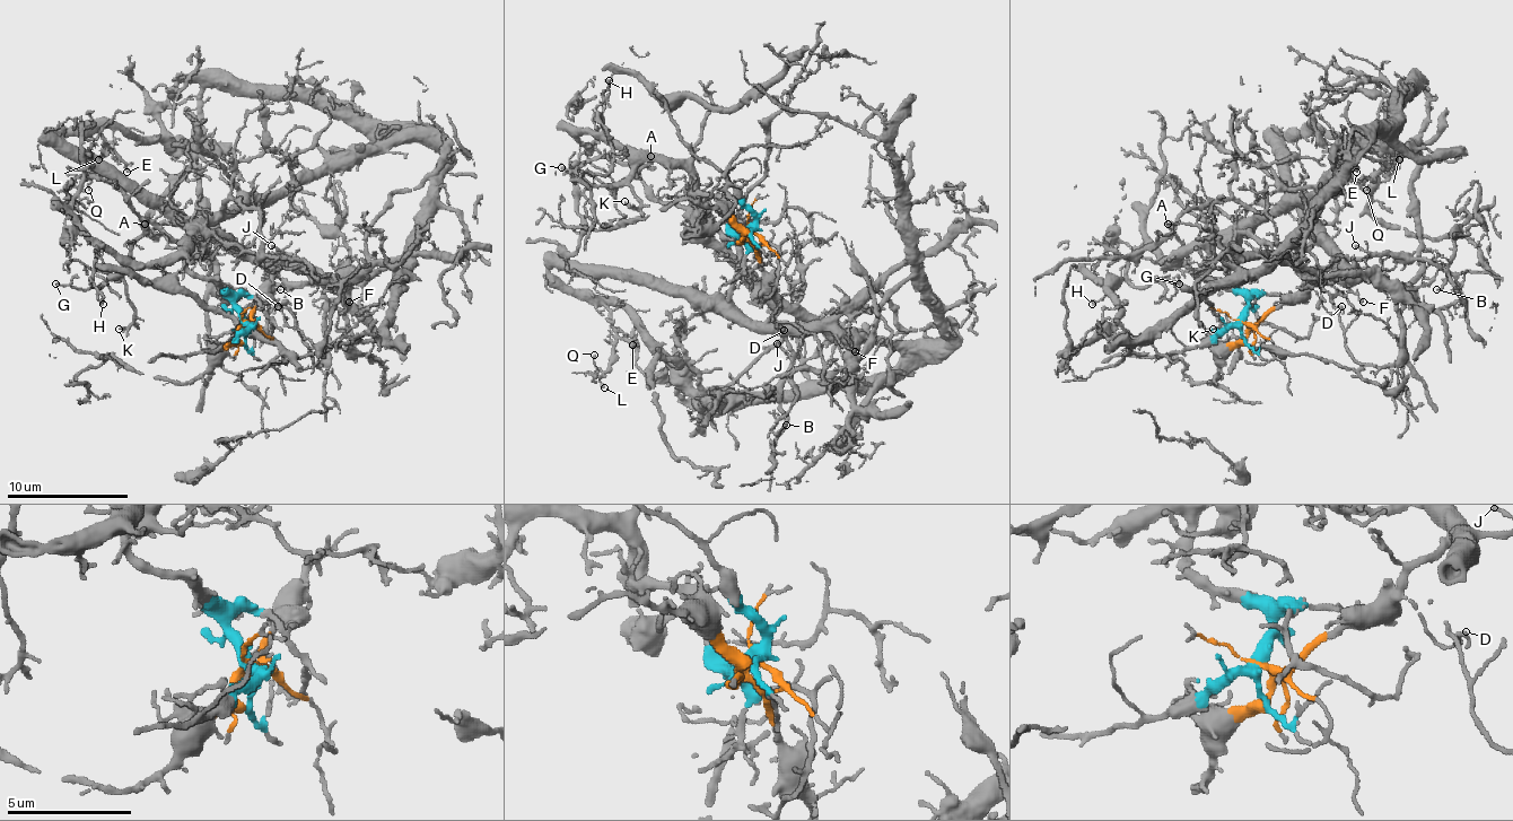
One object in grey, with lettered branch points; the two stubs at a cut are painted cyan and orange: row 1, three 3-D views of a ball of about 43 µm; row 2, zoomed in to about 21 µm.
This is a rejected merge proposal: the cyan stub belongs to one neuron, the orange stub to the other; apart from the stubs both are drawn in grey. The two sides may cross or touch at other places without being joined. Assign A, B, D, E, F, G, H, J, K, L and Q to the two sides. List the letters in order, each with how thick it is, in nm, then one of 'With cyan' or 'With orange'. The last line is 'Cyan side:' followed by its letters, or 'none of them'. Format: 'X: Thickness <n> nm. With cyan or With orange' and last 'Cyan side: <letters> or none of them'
A: Thickness 280 nm. With cyan
B: Thickness 110 nm. With orange
D: Thickness 170 nm. With orange
E: Thickness 150 nm. With orange
F: Thickness 120 nm. With orange
G: Thickness 150 nm. With cyan
H: Thickness 150 nm. With cyan
J: Thickness 140 nm. With orange
K: Thickness 220 nm. With cyan
L: Thickness 120 nm. With orange
Q: Thickness 120 nm. With orange
Cyan side: A, G, H, K

